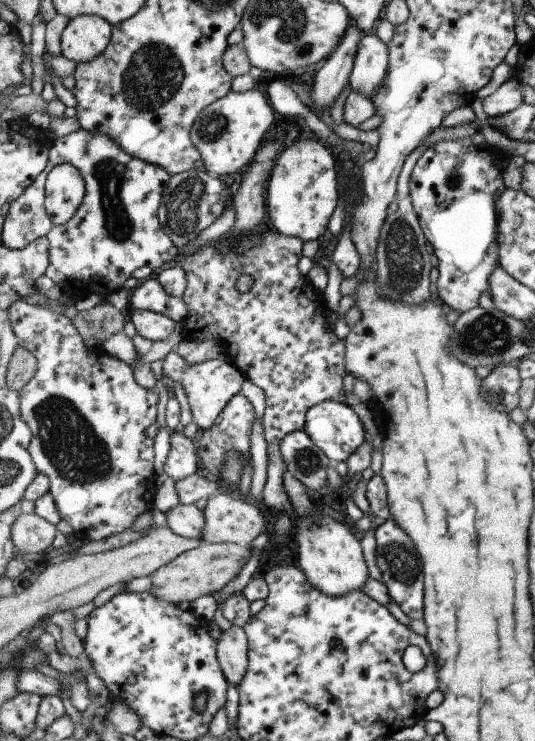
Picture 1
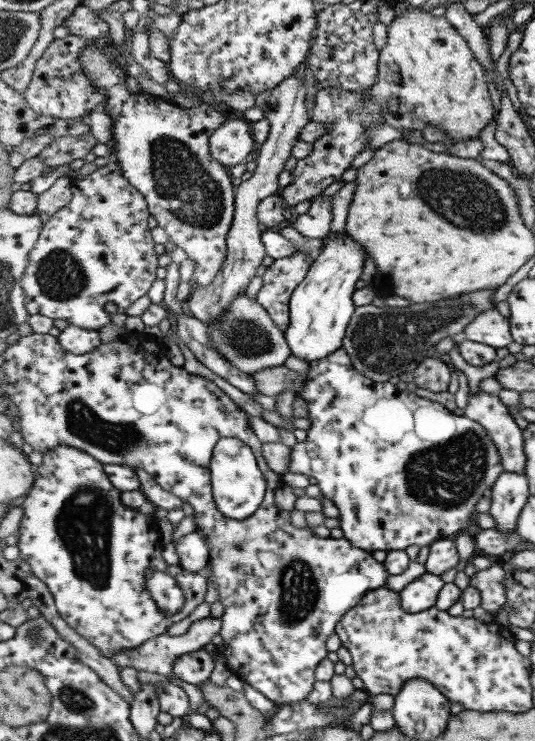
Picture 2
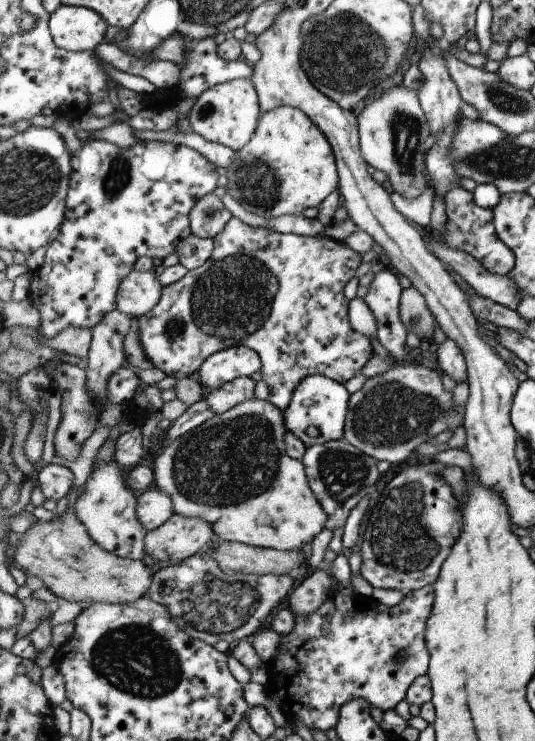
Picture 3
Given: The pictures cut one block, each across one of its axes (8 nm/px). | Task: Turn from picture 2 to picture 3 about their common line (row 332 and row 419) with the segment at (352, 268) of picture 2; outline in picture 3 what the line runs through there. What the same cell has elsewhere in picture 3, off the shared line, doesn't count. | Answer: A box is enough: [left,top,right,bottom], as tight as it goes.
[286,374,351,446]

